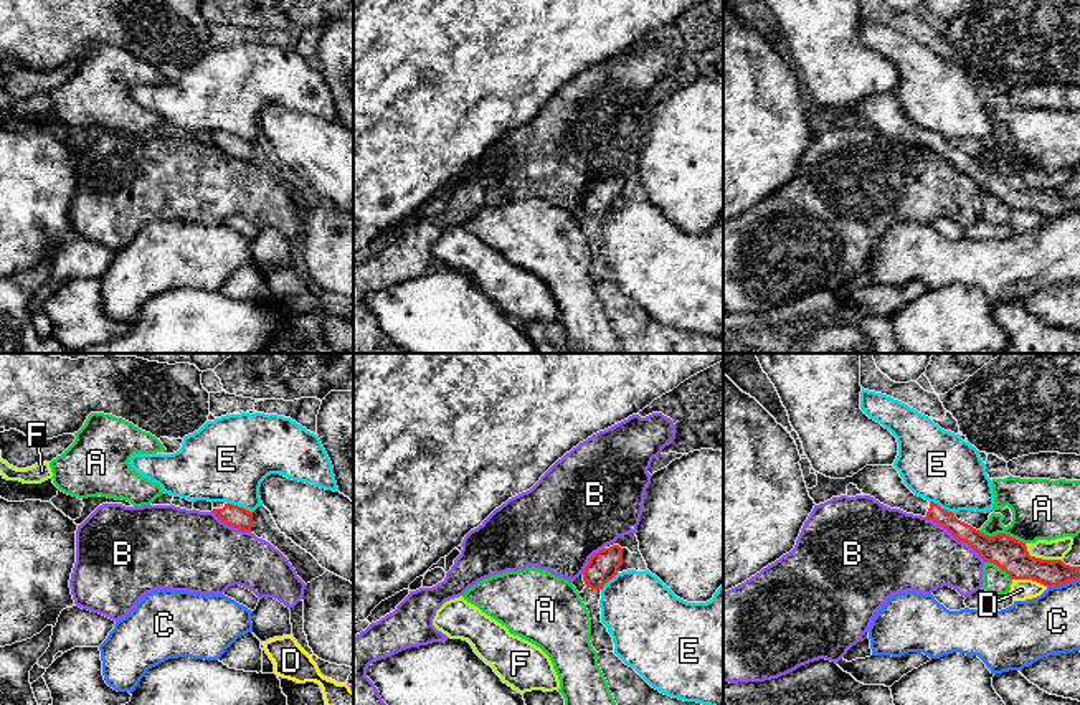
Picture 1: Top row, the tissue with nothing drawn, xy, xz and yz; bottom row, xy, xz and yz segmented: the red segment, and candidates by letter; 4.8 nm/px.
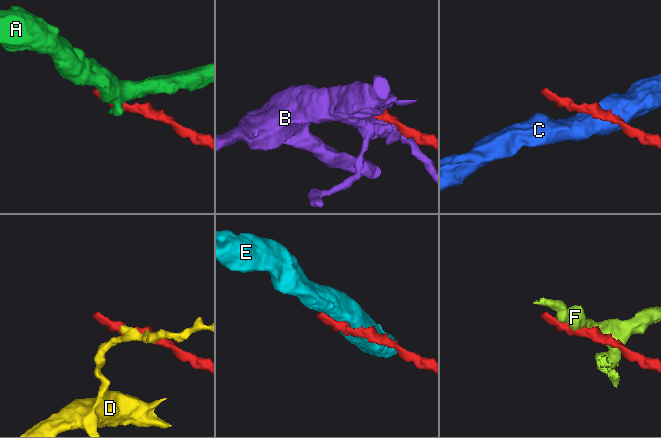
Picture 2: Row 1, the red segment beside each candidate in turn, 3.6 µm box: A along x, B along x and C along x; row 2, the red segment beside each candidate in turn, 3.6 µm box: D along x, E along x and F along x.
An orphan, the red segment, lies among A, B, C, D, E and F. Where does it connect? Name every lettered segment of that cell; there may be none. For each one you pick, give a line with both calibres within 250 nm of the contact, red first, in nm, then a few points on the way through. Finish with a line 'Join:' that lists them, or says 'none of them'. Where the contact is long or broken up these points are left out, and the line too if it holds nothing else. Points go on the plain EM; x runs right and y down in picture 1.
Join: none of them

